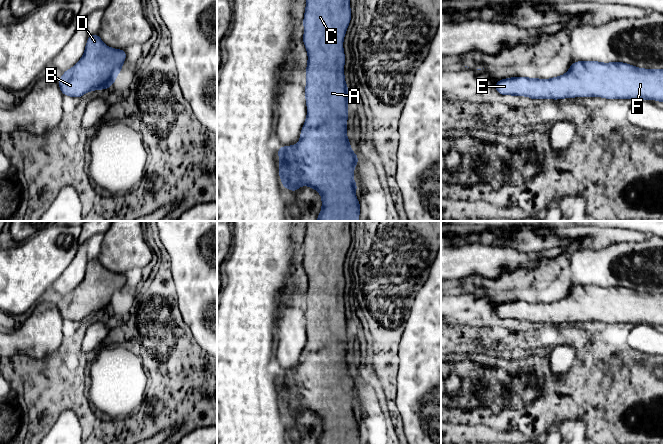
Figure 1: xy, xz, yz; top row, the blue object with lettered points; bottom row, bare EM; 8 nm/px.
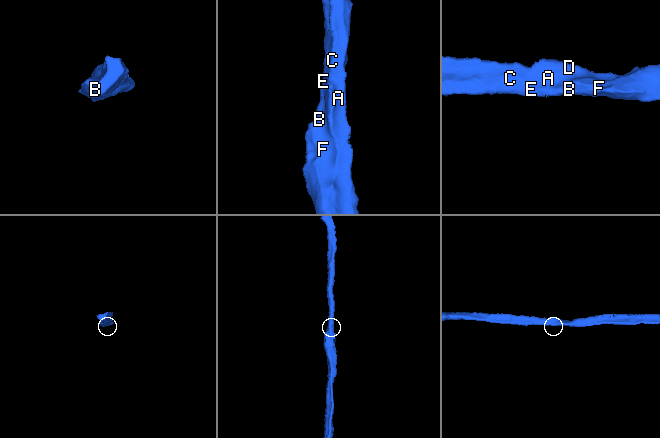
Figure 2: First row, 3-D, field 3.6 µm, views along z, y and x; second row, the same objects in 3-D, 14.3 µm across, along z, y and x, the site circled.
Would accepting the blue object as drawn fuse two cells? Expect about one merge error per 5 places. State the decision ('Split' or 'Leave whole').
Leave whole

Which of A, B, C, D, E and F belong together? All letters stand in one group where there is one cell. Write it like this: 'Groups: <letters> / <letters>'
Groups: A B C D E F

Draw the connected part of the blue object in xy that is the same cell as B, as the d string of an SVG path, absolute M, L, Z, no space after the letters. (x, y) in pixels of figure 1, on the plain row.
M98 258L89 259L82 282L60 301L60 314L79 322L89 315L107 314L116 305L125 283L125 274L109 272Z

